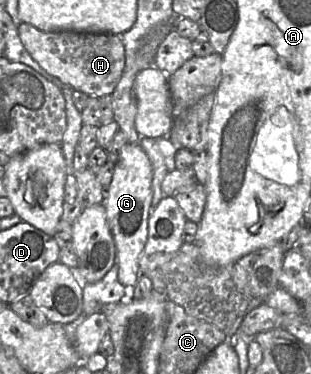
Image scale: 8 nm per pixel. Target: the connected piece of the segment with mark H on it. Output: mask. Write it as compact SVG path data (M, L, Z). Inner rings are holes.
M20 23L18 36L31 57L50 75L89 96L112 95L125 68L122 34L46 32Z

